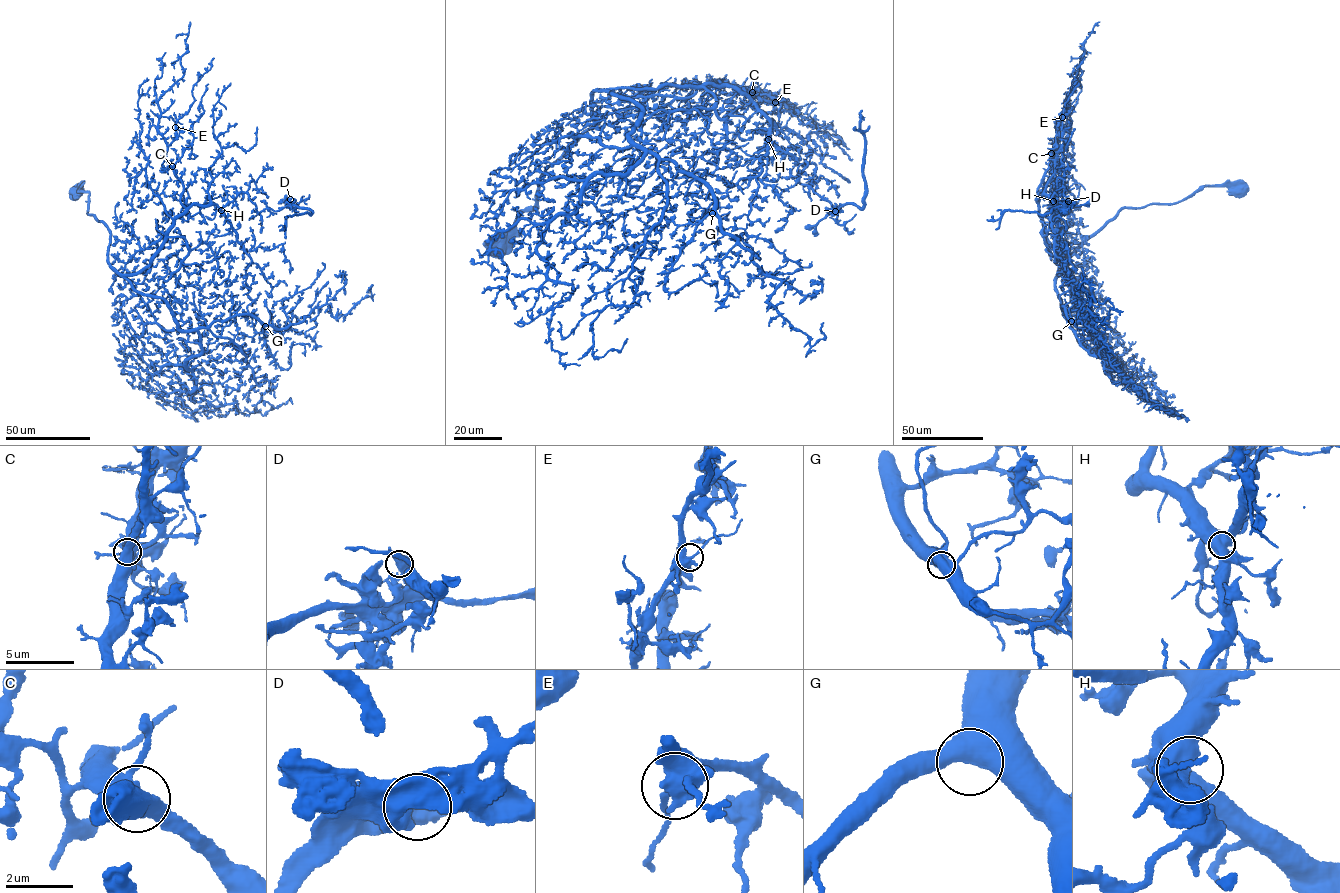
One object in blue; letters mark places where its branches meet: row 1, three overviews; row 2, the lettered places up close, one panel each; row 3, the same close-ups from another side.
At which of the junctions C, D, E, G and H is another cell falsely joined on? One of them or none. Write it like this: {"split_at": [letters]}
{"split_at": ["D"]}

